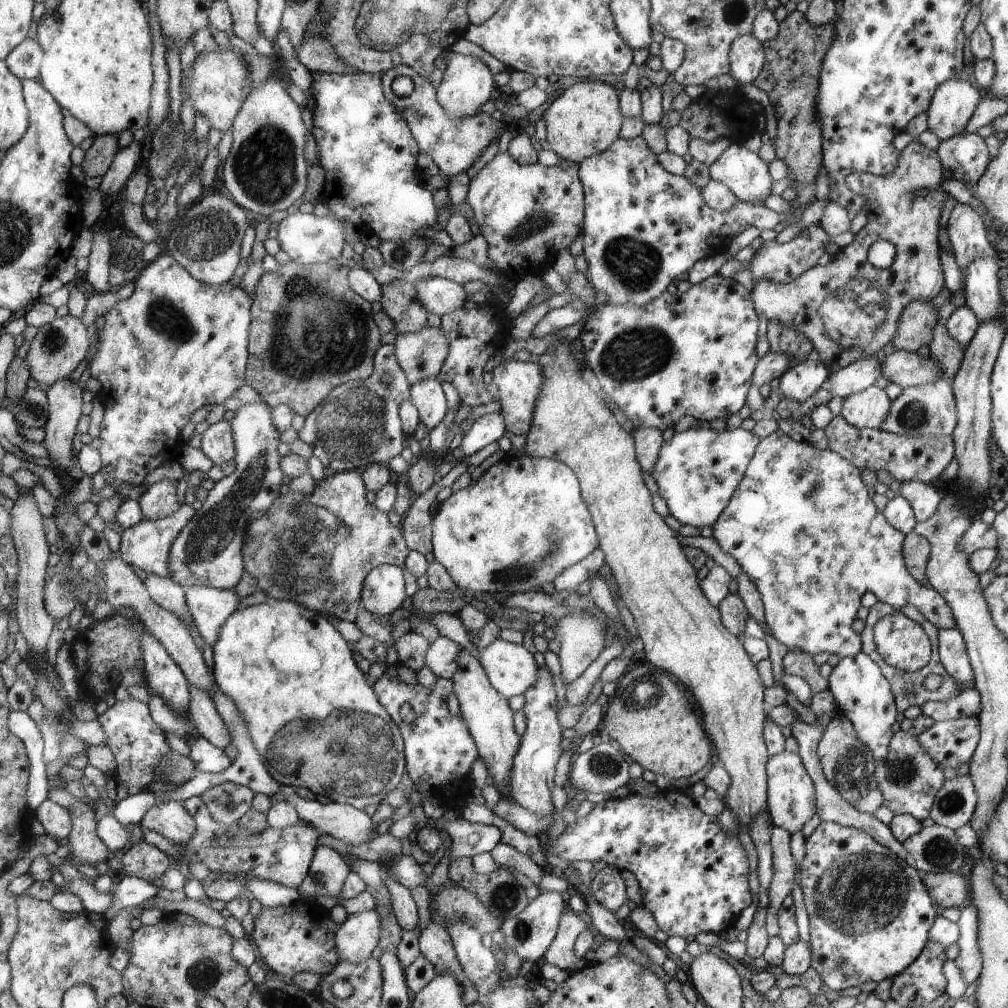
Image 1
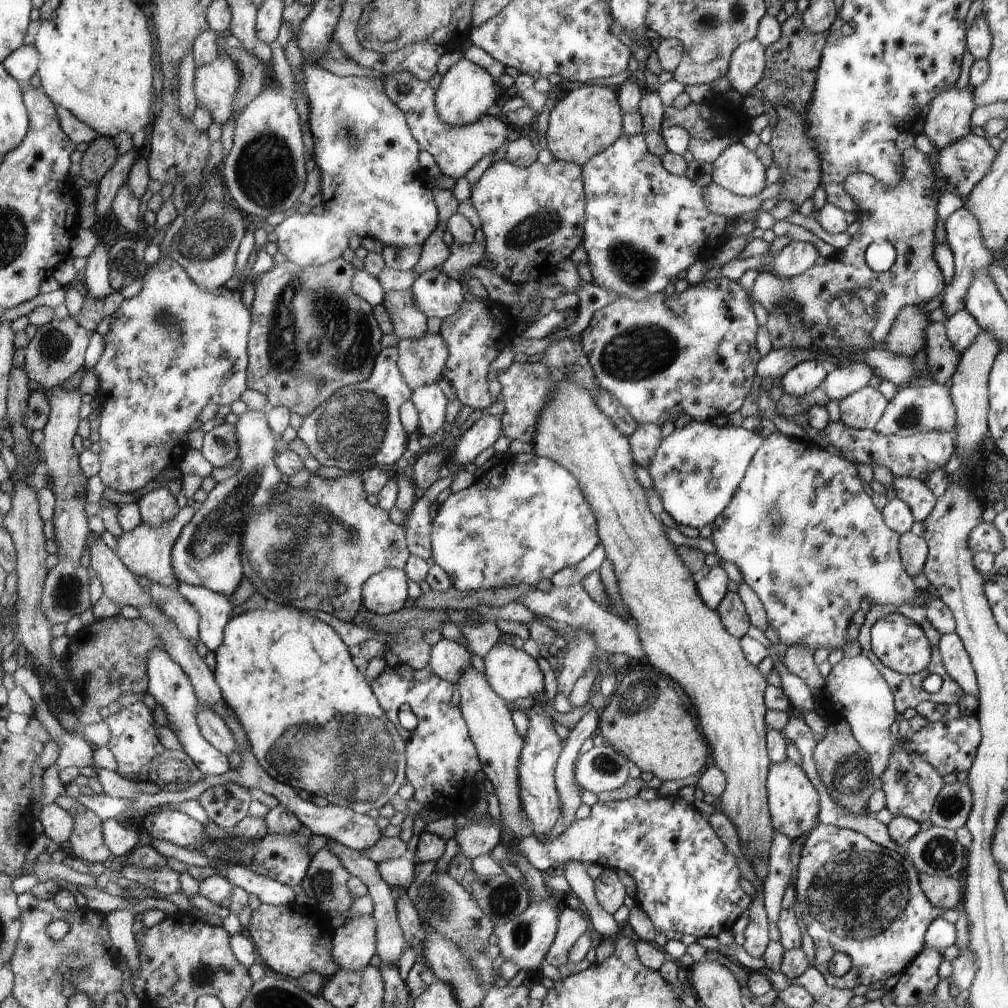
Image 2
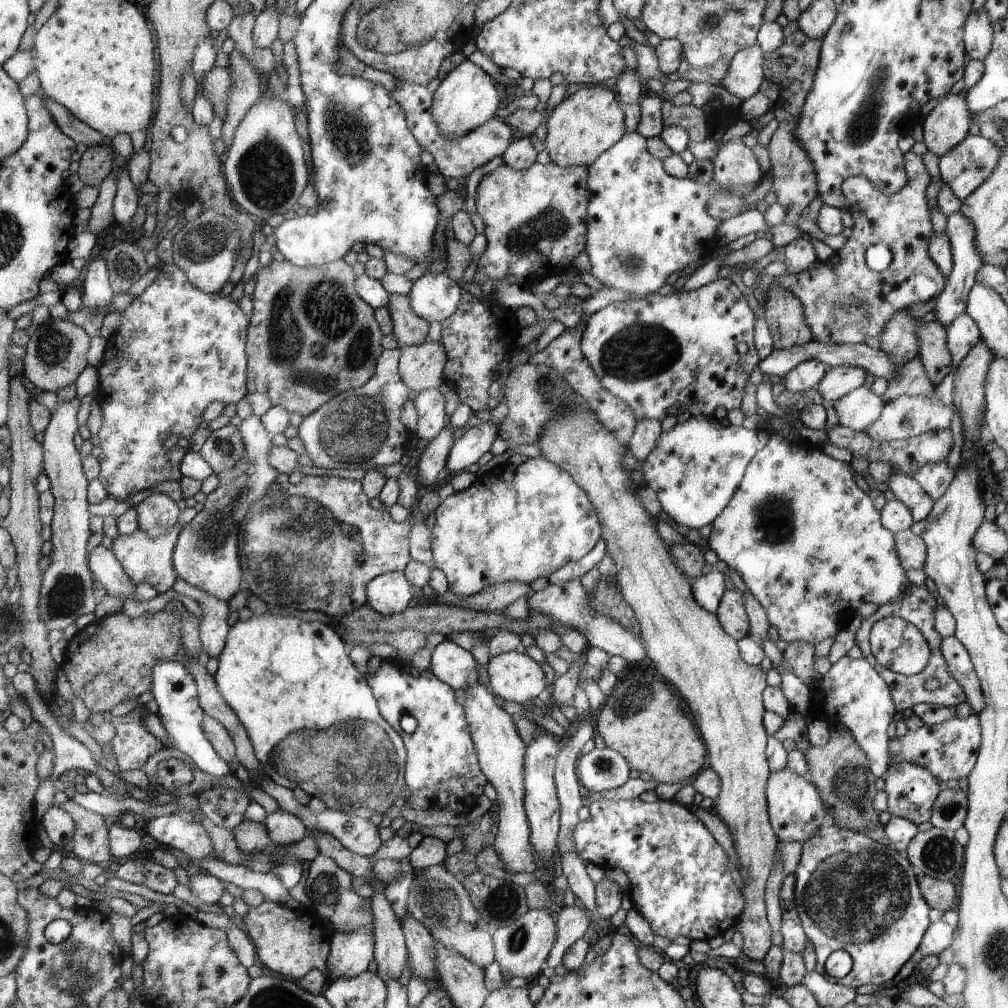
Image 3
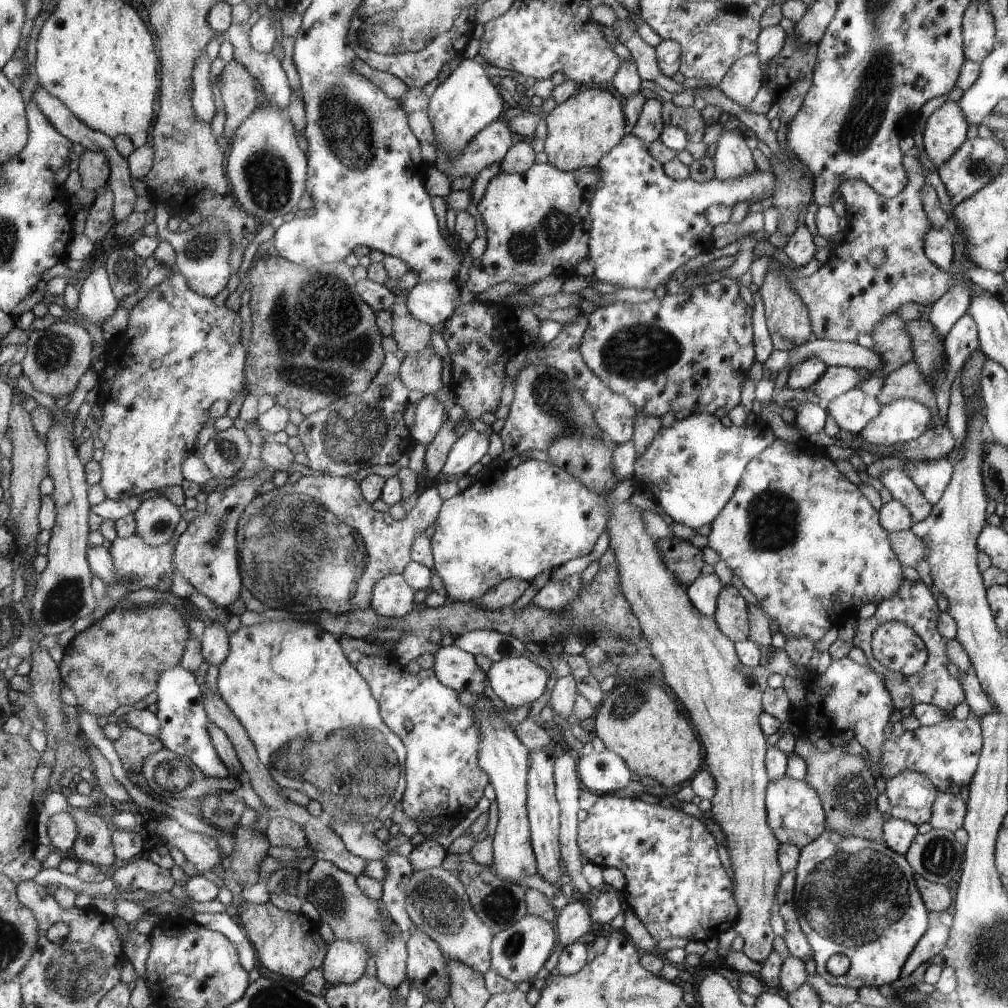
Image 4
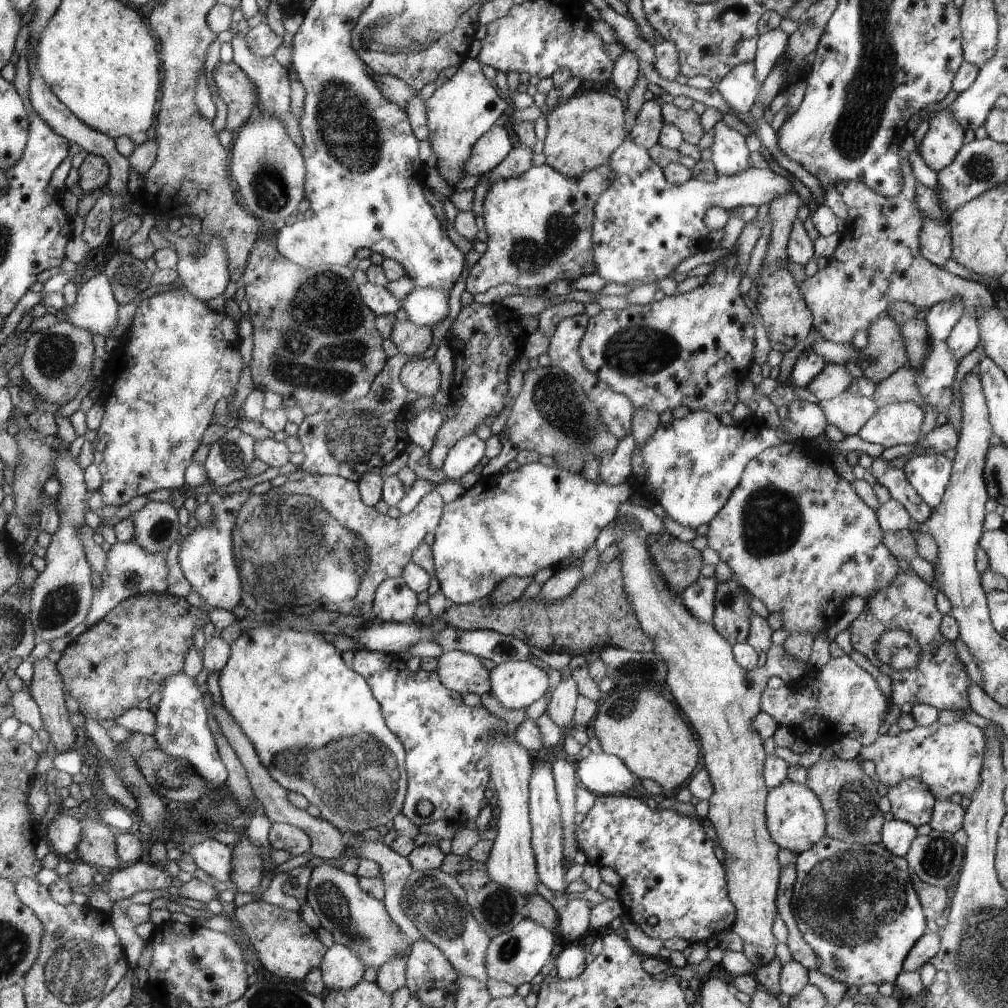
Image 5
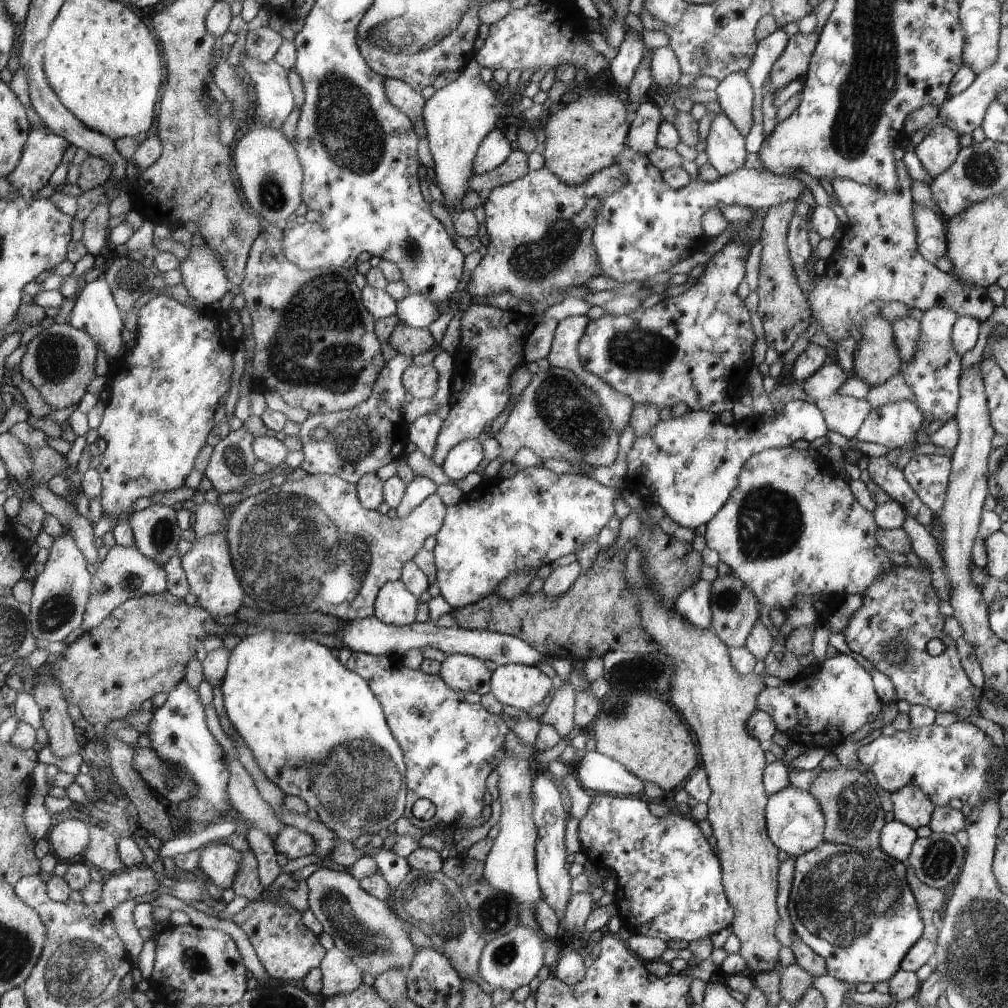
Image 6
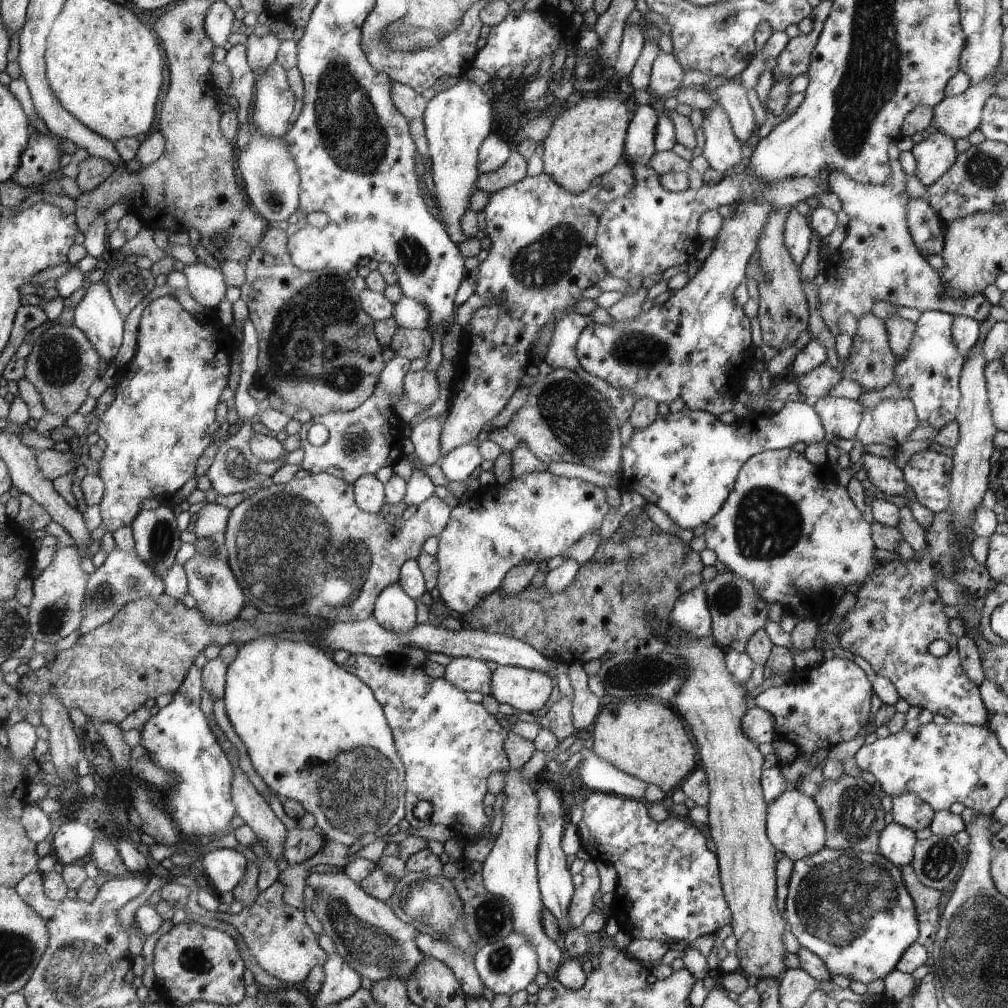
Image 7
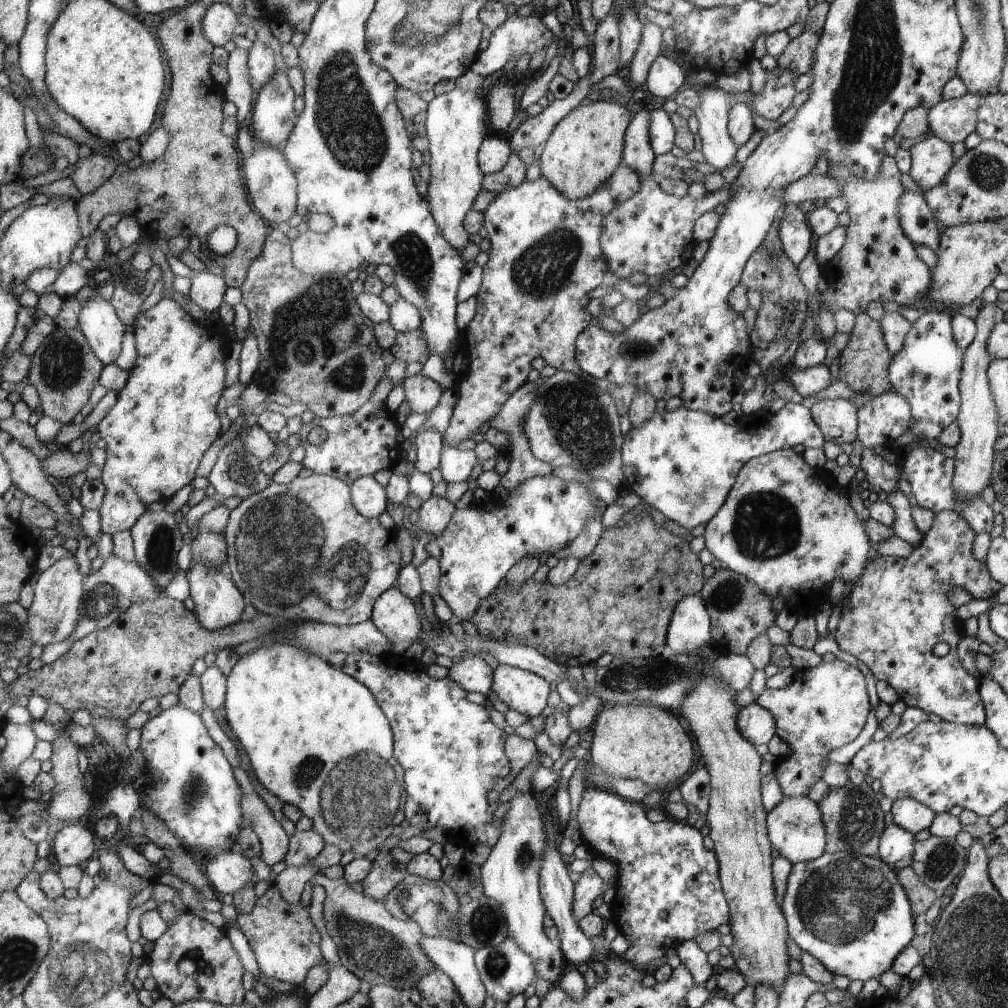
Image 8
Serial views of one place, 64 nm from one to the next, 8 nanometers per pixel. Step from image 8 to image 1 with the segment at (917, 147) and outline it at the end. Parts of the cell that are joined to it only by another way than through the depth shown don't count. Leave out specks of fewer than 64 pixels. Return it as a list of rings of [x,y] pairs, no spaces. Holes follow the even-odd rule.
[[[950,78],[933,95],[927,114],[928,131],[942,142],[965,133],[968,122],[984,98],[985,90],[973,81]]]

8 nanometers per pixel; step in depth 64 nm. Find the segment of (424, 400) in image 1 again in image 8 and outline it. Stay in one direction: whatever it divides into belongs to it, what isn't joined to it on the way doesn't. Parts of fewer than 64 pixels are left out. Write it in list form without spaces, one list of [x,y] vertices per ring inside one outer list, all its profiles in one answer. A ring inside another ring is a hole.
[[[436,428],[422,430],[416,434],[414,448],[416,448],[415,469],[420,474],[430,474],[440,465],[442,449],[445,448],[444,435]]]

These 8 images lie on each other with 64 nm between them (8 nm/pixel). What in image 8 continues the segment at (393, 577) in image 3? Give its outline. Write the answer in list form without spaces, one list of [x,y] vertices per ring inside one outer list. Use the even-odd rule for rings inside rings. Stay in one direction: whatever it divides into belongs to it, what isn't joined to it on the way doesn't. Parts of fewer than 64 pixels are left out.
[[[390,587],[377,598],[376,604],[373,605],[372,624],[392,642],[390,652],[394,655],[401,655],[410,648],[414,642],[421,640],[420,618],[416,614],[416,606],[403,591],[396,587]]]

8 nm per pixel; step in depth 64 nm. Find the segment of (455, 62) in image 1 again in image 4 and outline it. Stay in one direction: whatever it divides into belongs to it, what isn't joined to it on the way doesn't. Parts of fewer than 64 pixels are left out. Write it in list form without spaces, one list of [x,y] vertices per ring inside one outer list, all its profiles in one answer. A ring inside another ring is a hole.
[[[463,58],[460,65],[444,82],[440,83],[430,98],[430,118],[436,131],[435,144],[448,154],[460,154],[494,120],[504,112],[504,102],[498,88],[490,82],[474,59]]]

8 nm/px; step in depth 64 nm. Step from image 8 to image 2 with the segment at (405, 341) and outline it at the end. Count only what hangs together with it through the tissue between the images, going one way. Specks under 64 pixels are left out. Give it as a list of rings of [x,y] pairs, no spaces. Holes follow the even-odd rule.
[[[411,288],[385,292],[382,305],[398,338],[414,339],[428,332],[428,318],[418,309]]]

